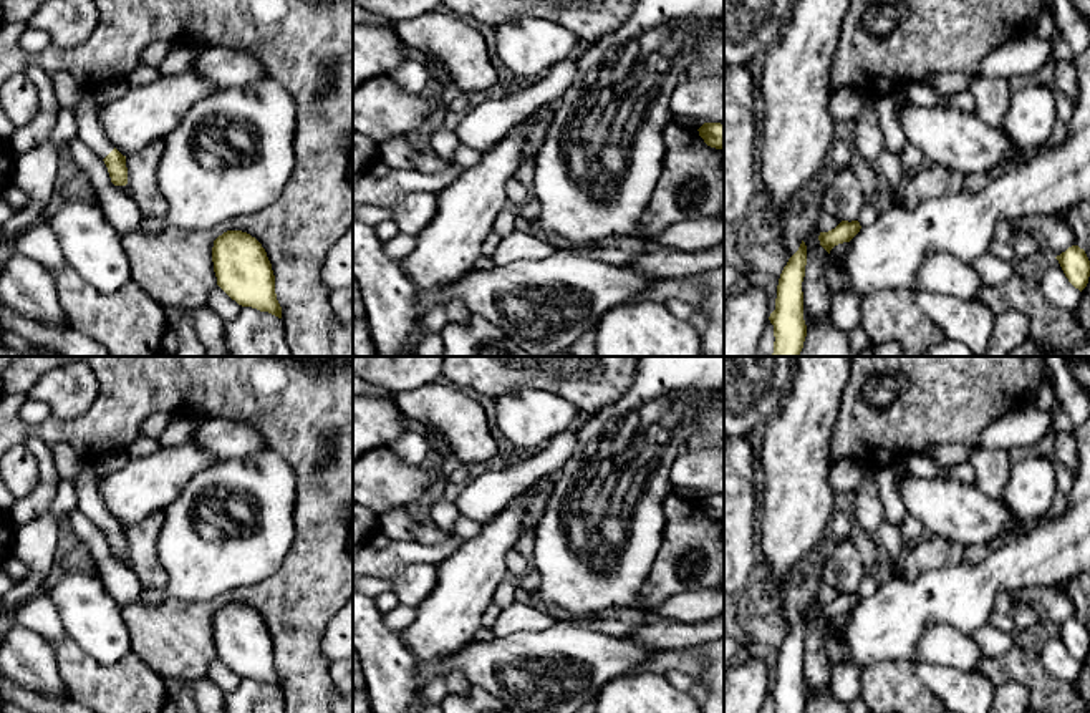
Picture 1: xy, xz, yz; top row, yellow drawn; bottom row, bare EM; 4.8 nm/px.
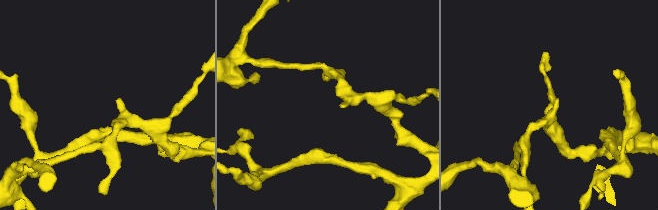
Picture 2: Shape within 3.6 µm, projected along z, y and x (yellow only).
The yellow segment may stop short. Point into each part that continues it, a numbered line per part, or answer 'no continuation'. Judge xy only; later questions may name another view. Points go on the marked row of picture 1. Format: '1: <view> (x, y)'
1: xy (90, 131)

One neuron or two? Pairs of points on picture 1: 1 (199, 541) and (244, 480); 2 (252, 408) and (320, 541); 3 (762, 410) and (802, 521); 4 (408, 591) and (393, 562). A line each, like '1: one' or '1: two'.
1: one
2: one
3: two
4: two

